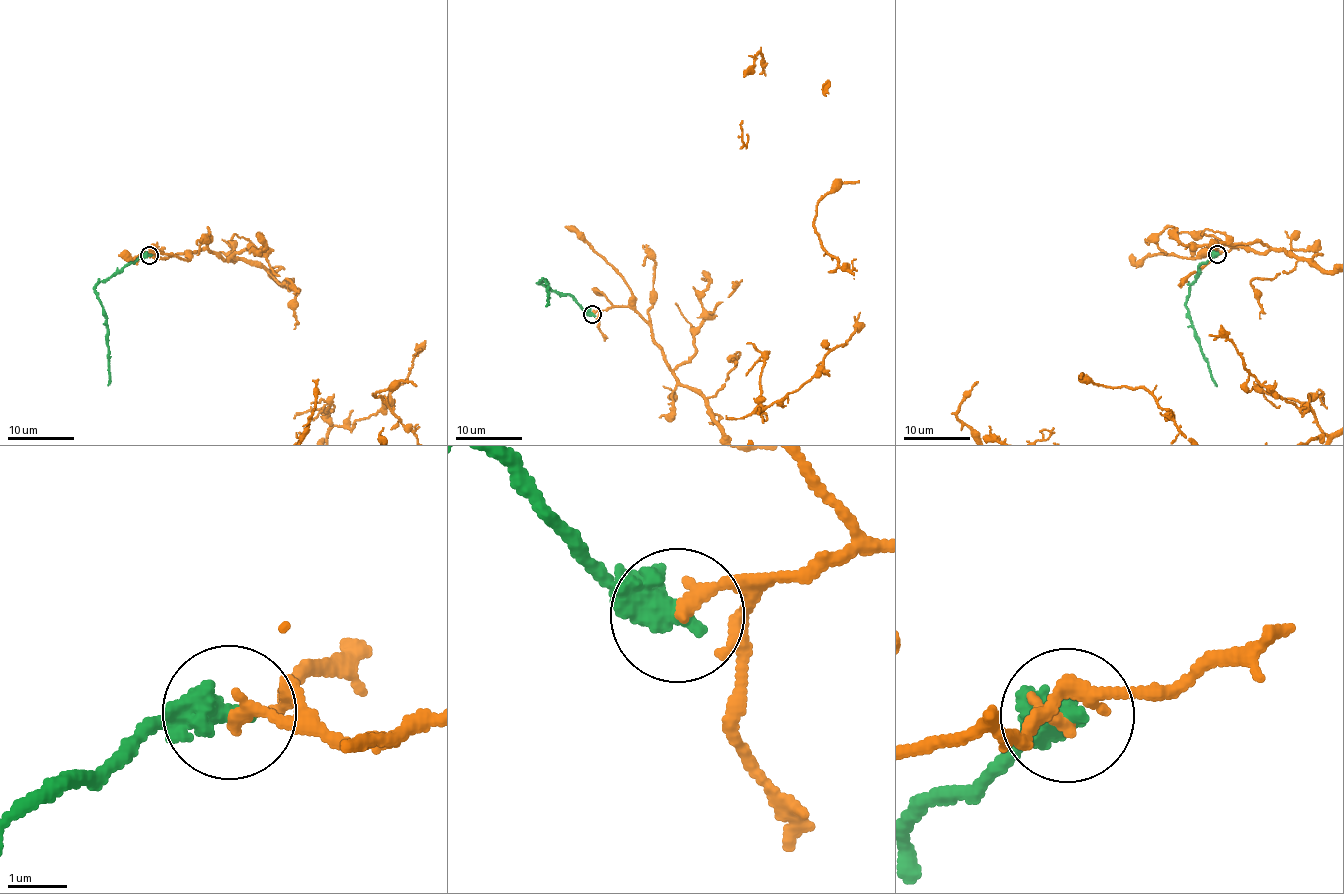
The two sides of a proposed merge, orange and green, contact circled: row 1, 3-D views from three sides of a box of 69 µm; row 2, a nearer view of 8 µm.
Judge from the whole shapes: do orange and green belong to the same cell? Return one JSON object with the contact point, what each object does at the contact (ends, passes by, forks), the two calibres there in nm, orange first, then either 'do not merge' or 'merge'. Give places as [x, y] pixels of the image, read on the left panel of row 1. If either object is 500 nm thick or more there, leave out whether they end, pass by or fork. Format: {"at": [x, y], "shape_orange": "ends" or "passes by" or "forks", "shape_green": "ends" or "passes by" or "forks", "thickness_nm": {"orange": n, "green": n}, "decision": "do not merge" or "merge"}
{"at": [149, 255], "thickness_nm": {"orange": 240, "green": 550}, "decision": "do not merge"}

